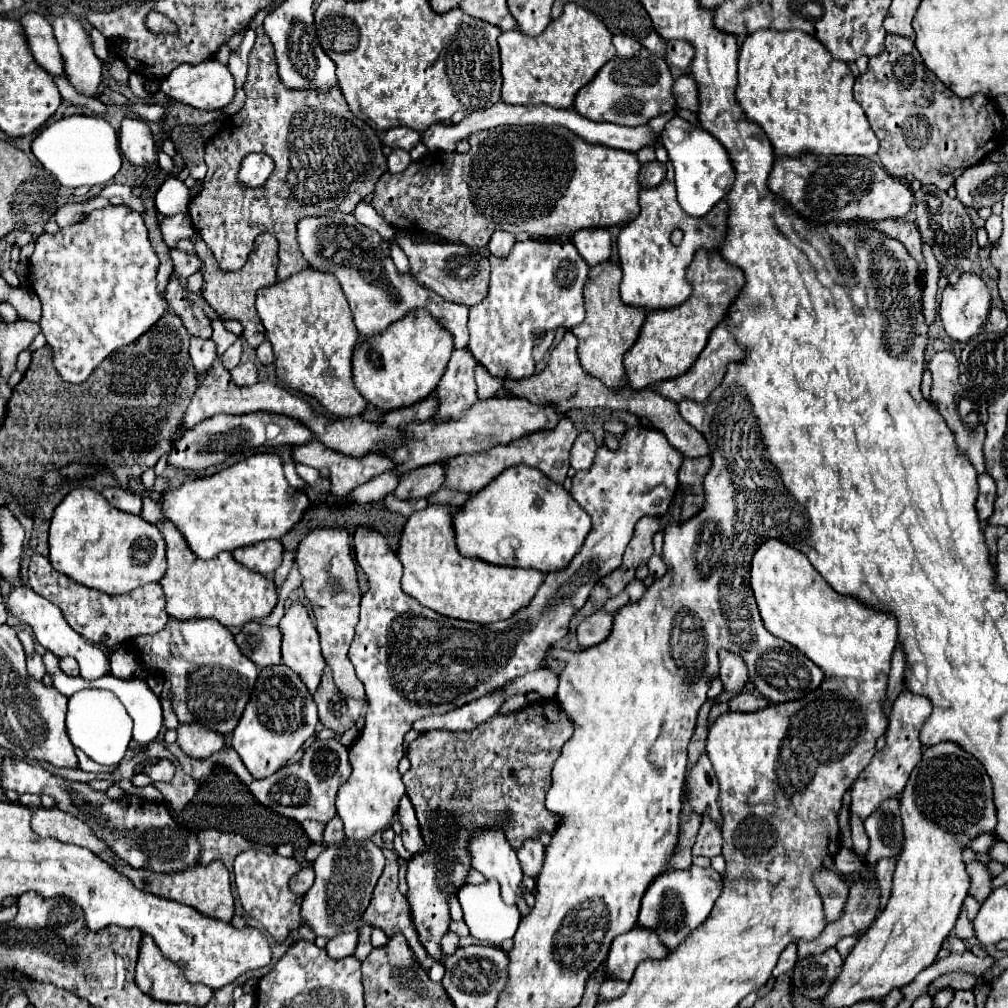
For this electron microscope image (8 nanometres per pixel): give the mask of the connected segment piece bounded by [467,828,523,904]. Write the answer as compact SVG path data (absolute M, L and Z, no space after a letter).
M481 828L473 834L469 844L469 856L471 856L471 868L479 870L485 878L495 878L501 884L501 896L507 904L515 904L521 896L521 880L523 872L519 866L519 860L515 856L515 850L511 848L509 840L503 836L501 828Z

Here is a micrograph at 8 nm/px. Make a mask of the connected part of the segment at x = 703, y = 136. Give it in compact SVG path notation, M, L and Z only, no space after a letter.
M675 116L661 134L661 144L669 152L669 160L675 168L675 186L681 208L695 218L705 216L733 185L735 170L725 148L701 126L691 126L683 118Z

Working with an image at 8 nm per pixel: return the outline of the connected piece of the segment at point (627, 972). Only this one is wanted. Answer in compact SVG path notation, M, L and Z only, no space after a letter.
M635 926L627 934L621 934L613 940L611 952L607 958L607 972L615 980L629 982L633 978L639 962L647 958L665 958L669 954L667 946L659 940L655 930Z

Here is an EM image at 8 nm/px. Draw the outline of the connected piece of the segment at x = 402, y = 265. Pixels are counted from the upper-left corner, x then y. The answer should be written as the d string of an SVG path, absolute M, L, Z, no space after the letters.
M391 240L389 244L391 244L391 258L393 258L395 266L399 268L399 272L407 272L407 268L409 268L409 260L407 260L405 252L399 248L399 244L397 244L395 240Z

